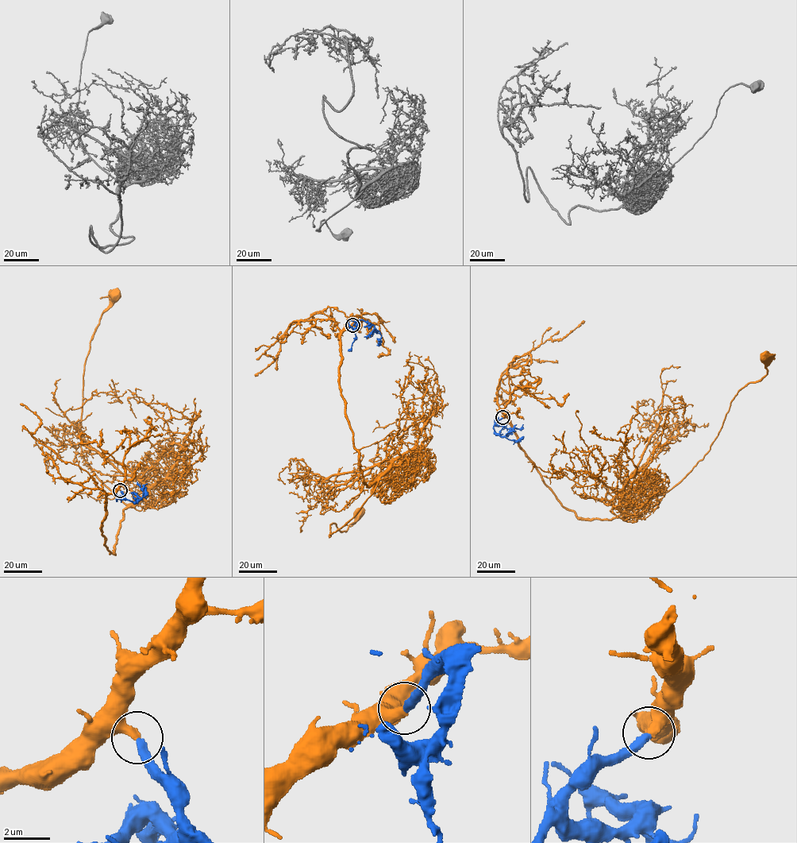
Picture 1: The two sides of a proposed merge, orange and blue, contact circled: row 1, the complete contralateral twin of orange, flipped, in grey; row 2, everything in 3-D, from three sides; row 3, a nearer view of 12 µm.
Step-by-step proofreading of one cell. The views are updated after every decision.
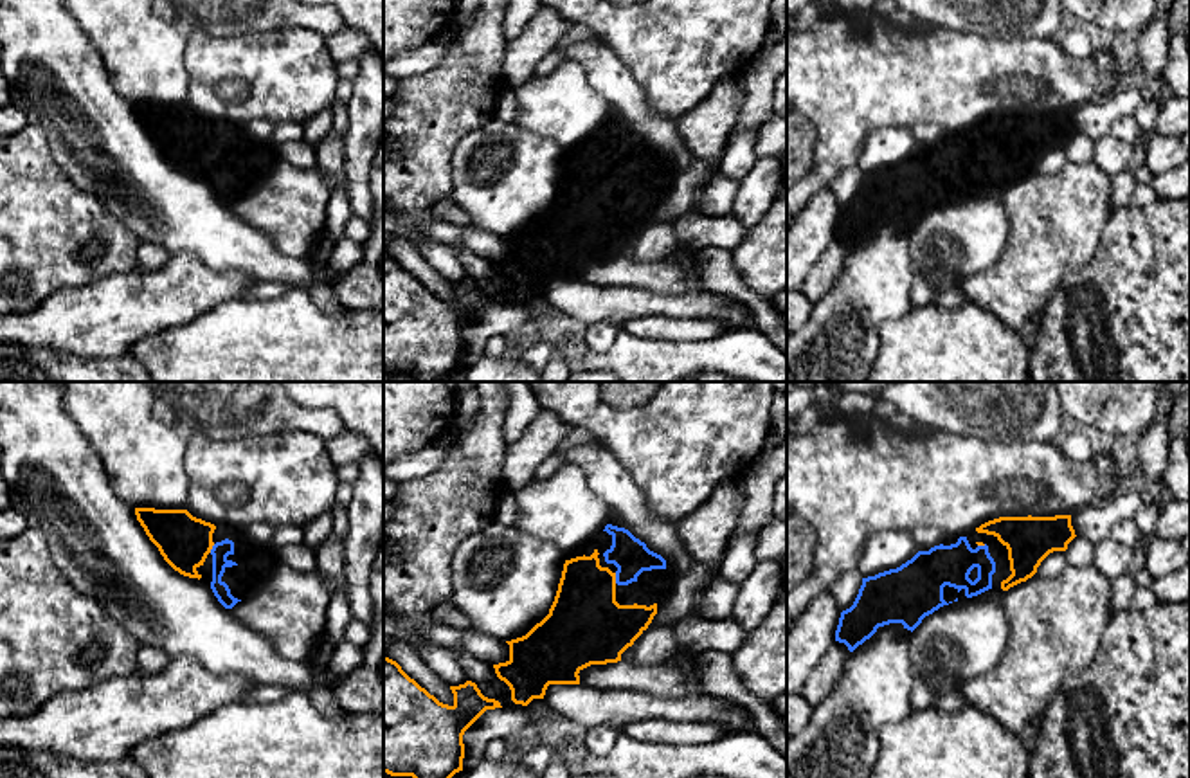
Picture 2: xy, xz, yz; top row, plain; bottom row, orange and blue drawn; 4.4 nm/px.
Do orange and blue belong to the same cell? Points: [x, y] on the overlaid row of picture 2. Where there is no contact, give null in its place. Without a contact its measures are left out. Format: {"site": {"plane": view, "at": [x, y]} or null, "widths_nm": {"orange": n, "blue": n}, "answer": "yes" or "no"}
{"site": {"plane": "xz", "at": [614, 578]}, "widths_nm": {"orange": 360, "blue": 160}, "answer": "yes"}

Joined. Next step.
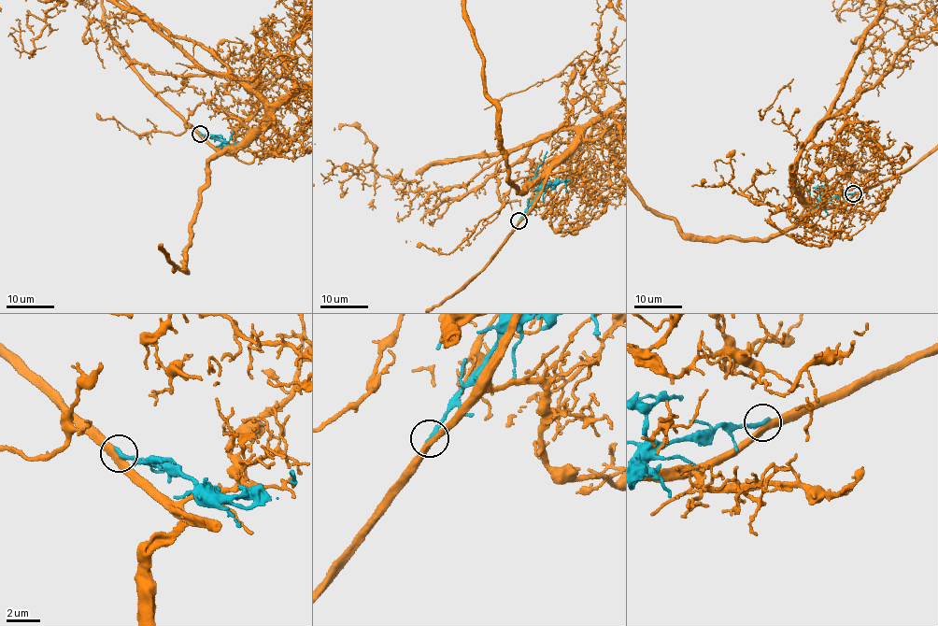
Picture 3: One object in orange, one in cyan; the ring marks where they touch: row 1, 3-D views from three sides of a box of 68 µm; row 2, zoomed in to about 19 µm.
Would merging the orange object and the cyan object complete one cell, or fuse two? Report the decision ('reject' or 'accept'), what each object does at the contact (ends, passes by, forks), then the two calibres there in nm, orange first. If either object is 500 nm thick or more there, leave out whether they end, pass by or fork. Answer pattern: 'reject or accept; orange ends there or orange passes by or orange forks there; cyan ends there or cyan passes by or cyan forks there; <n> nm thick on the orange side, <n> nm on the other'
reject; orange passes by; cyan ends there; 400 nm thick on the orange side, 280 nm on the other

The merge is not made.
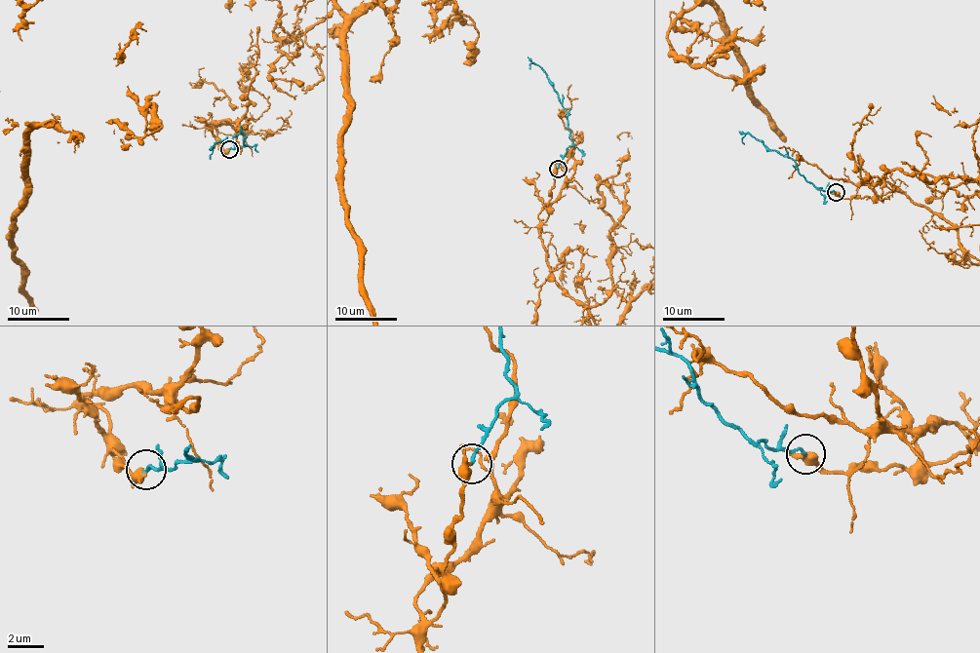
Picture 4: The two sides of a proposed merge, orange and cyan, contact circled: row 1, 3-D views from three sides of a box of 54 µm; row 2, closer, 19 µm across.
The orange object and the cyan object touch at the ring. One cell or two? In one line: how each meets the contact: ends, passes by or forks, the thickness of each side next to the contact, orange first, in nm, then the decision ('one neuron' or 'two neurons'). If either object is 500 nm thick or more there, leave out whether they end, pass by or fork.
orange ends | cyan ends | 480/160 nm | two neurons

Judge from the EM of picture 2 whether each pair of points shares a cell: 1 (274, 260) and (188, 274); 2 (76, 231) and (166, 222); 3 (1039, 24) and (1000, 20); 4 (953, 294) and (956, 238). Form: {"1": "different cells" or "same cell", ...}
{"1": "different cells", "2": "different cells", "3": "same cell", "4": "different cells"}

